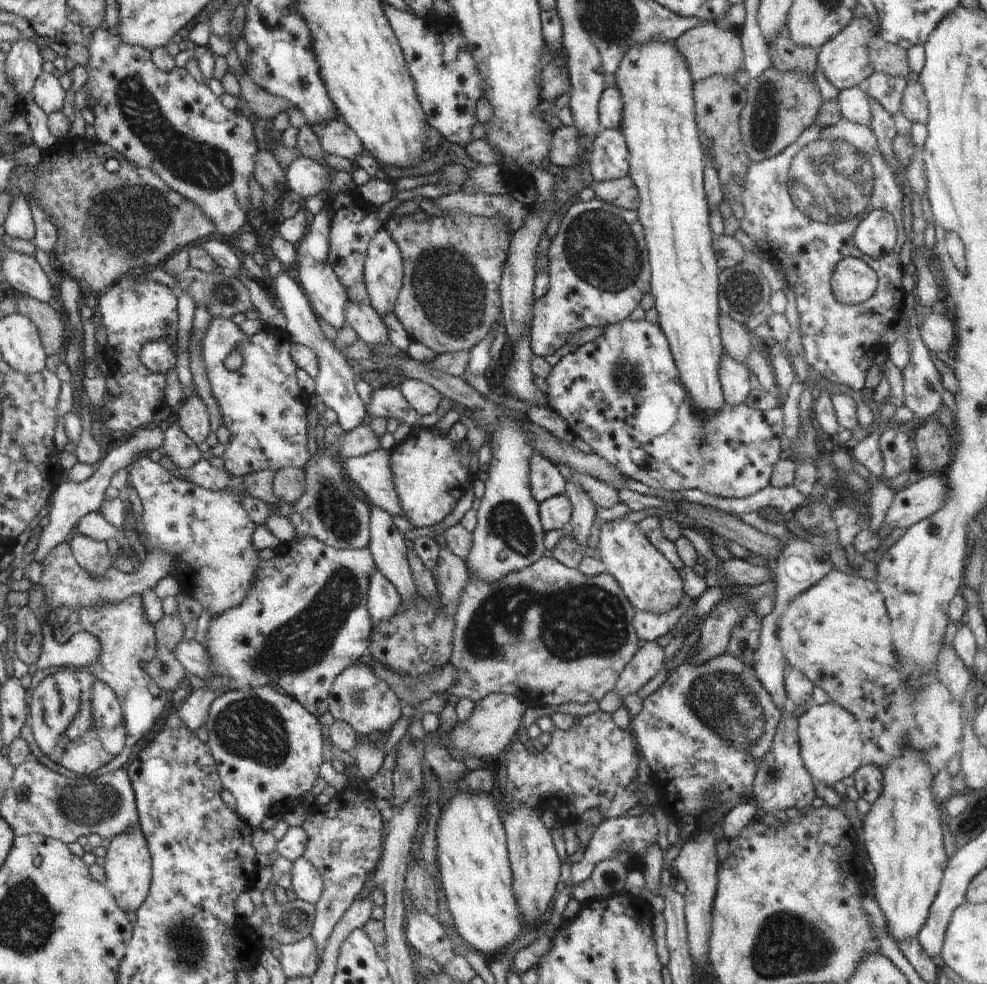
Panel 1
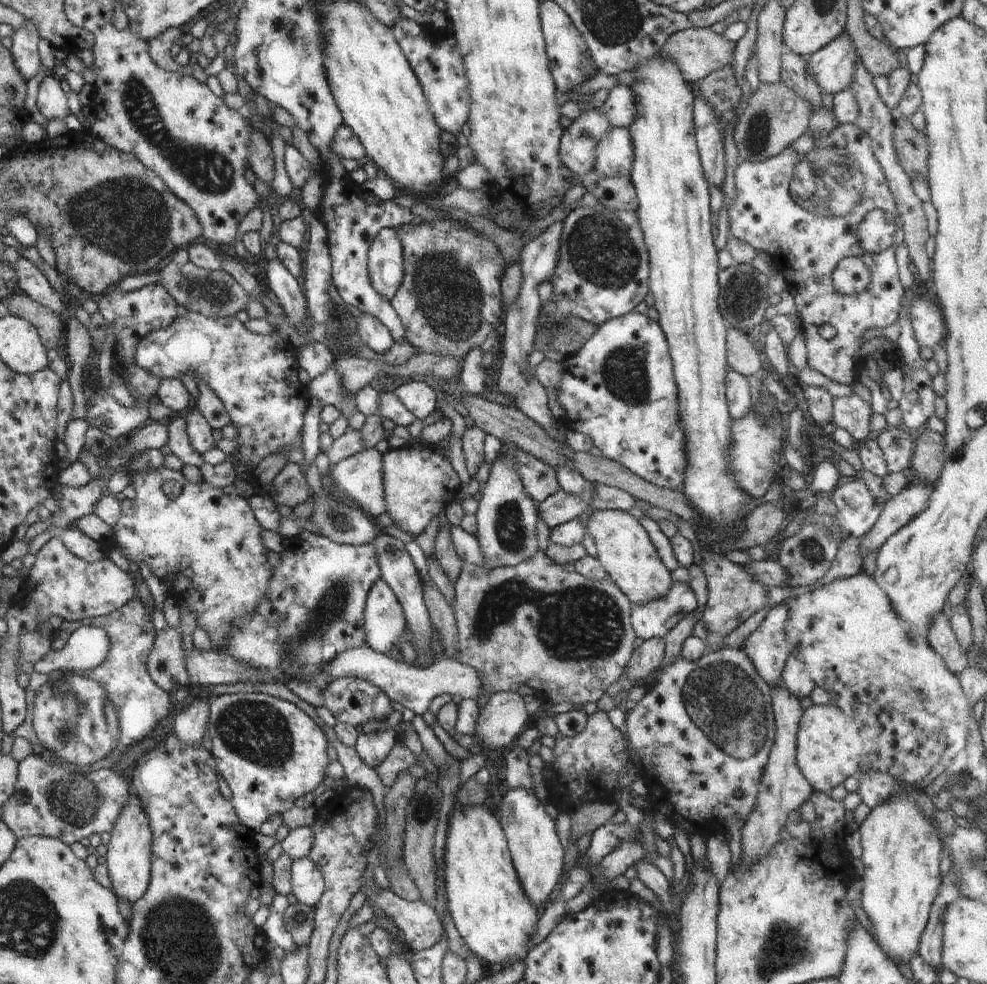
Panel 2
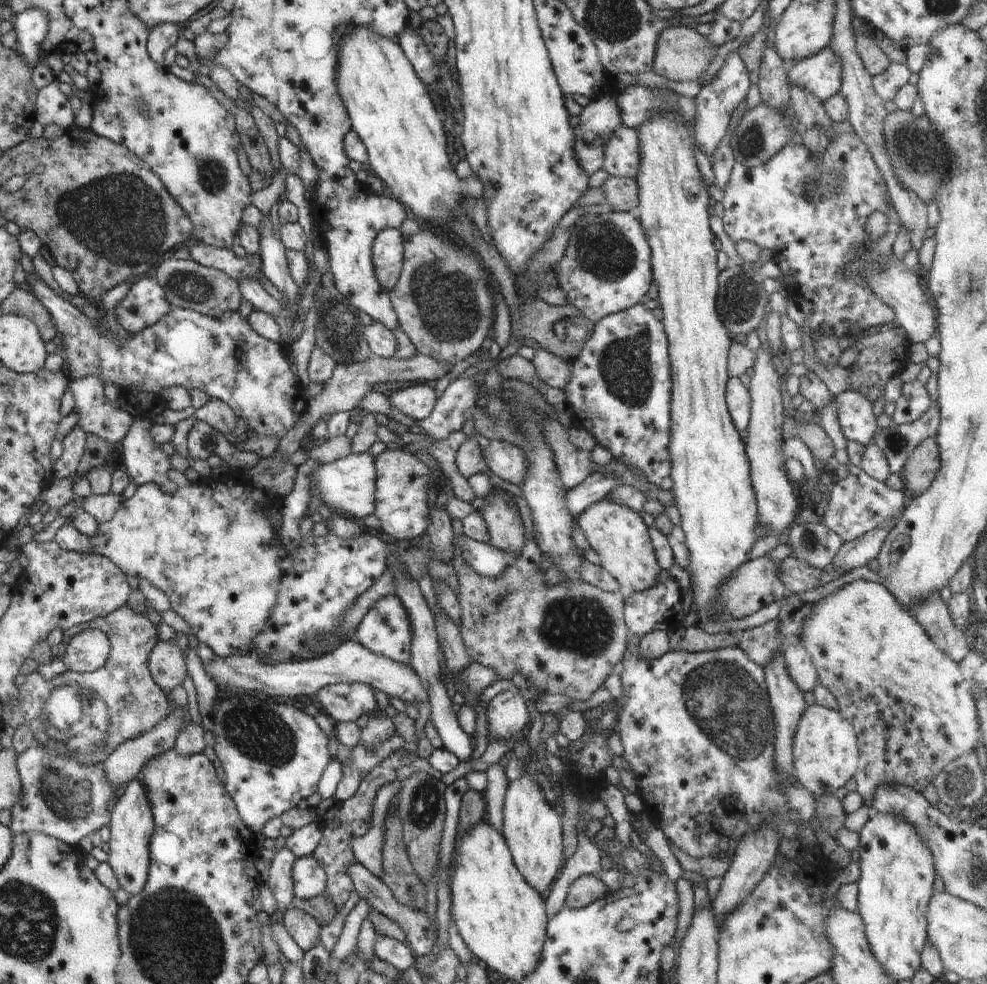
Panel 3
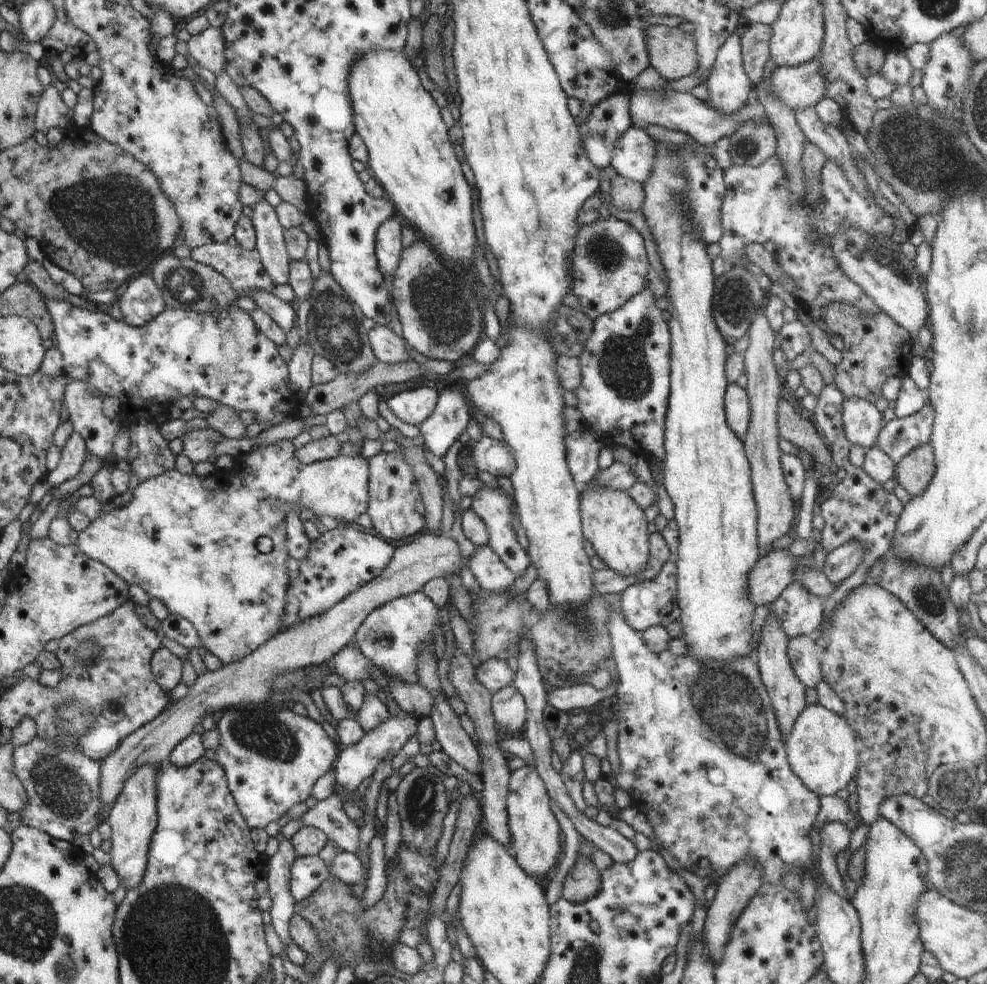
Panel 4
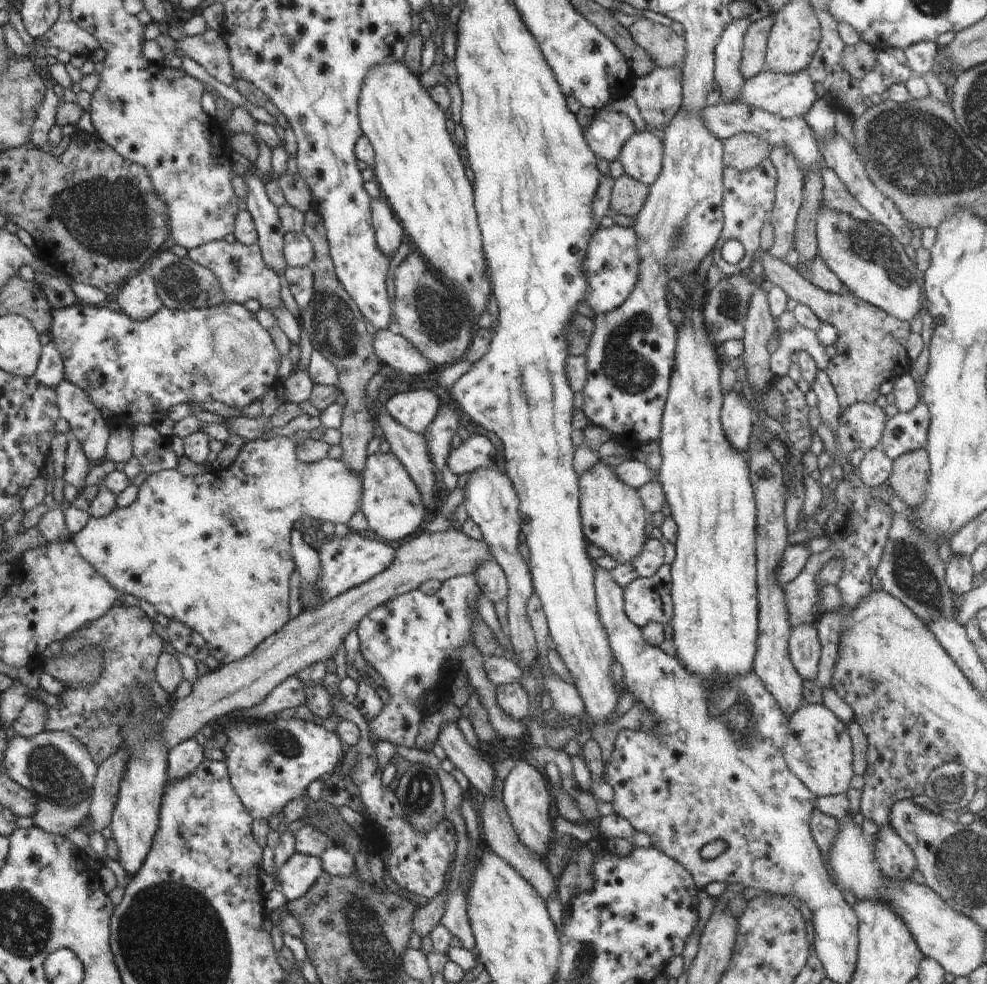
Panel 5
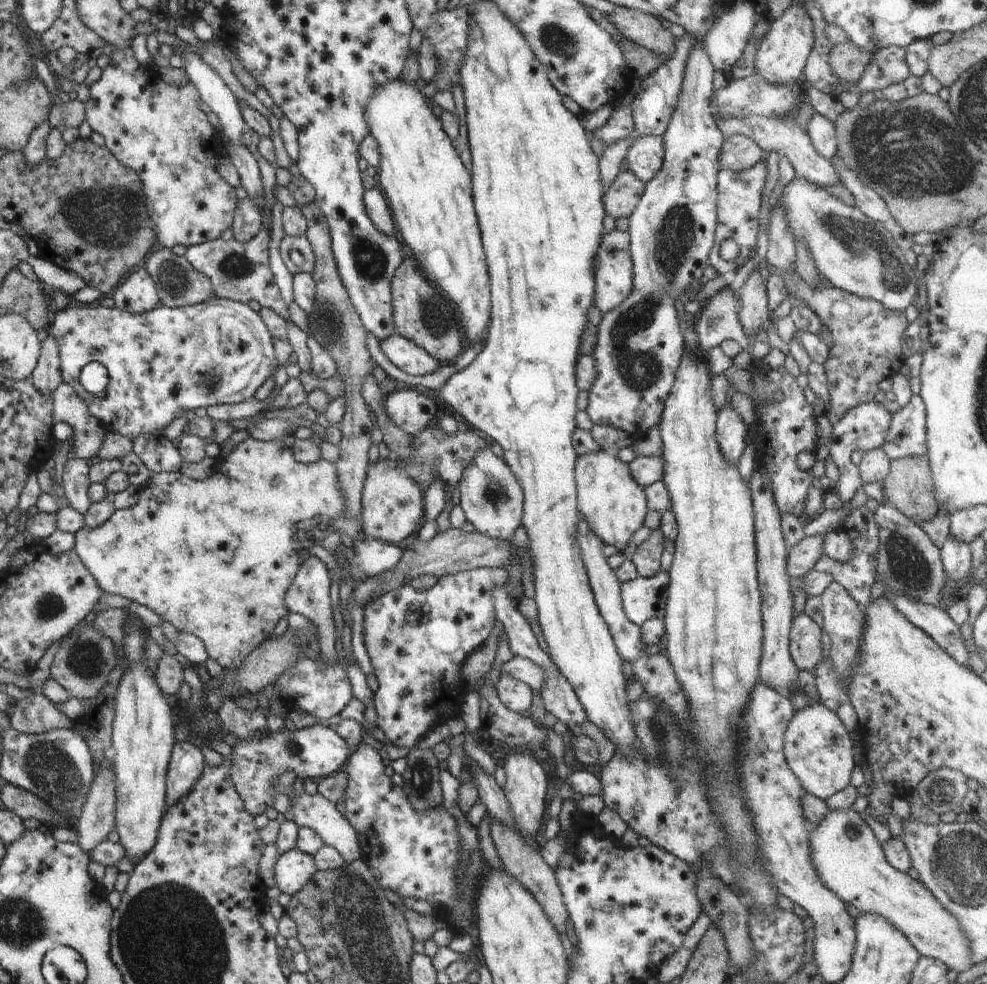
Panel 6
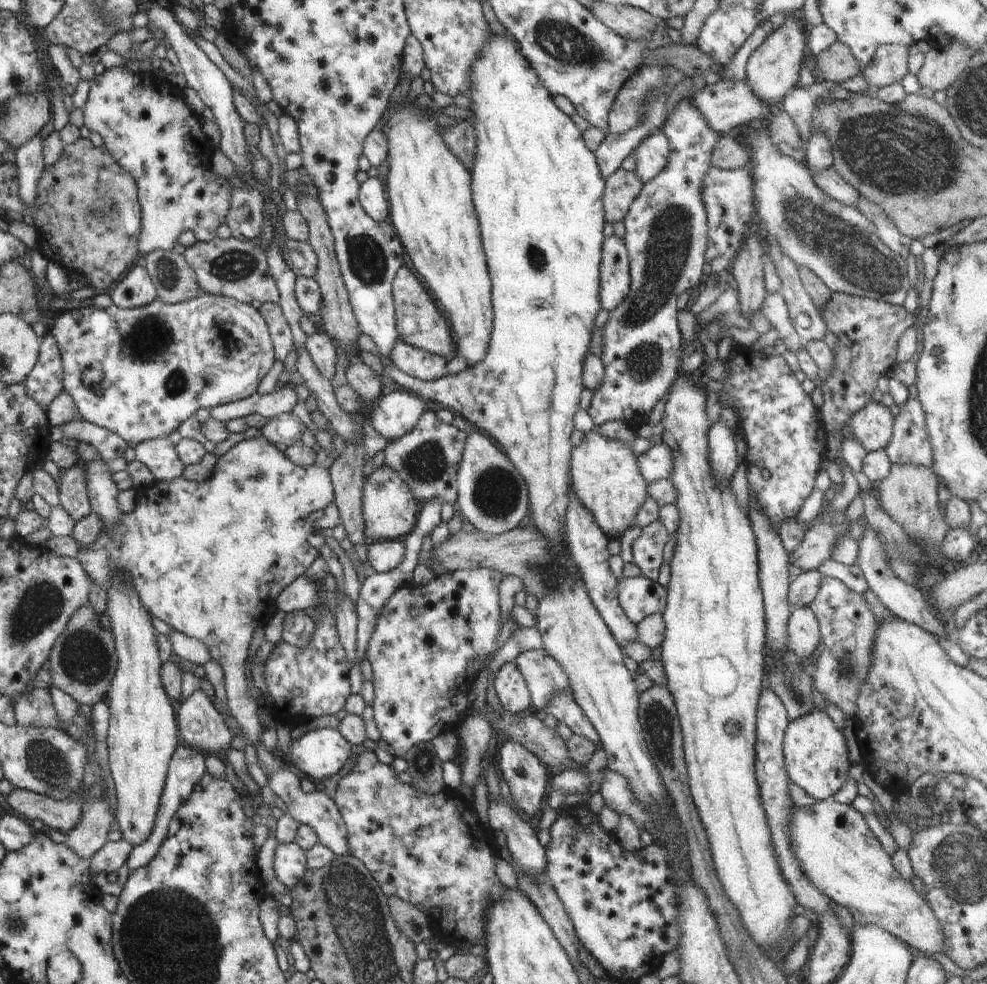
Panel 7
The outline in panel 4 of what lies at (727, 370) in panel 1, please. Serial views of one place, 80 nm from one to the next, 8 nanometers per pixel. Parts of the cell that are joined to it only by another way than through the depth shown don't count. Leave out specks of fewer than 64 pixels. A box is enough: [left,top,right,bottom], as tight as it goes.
[724,383,750,441]

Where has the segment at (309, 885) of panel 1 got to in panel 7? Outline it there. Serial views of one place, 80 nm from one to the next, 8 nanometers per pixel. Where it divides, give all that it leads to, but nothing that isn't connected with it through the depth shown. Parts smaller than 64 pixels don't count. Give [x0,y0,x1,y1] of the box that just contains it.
[273,842,309,890]

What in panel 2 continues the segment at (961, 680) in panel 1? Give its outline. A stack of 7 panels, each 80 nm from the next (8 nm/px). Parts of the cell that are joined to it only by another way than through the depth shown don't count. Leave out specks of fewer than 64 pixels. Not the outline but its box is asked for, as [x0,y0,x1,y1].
[927,613,967,678]

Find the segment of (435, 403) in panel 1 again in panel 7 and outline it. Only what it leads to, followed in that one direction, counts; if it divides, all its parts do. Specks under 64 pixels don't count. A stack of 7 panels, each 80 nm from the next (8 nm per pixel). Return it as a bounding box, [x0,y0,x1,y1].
[366,391,428,442]

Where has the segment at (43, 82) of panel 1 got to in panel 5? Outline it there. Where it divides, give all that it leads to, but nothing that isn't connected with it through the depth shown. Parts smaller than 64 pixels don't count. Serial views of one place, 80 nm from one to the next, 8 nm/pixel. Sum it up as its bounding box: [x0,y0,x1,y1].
[31,84,61,149]

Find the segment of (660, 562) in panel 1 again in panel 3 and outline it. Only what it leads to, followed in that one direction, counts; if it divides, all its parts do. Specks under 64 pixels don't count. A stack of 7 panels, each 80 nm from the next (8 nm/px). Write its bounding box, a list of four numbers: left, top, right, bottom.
[576,498,661,598]

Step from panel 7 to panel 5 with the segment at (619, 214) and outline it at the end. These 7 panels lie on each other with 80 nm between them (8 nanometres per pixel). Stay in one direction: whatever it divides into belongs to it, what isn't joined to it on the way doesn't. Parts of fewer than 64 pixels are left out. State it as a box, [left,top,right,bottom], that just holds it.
[609,174,649,217]

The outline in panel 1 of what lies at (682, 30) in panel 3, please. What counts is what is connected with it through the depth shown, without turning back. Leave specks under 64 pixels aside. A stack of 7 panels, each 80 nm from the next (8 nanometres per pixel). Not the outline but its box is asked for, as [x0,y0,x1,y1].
[675,23,745,81]

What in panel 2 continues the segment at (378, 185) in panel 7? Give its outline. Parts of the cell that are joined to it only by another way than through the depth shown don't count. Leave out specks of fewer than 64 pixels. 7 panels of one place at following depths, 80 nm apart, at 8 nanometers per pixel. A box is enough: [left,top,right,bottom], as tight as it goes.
[367,229,404,303]

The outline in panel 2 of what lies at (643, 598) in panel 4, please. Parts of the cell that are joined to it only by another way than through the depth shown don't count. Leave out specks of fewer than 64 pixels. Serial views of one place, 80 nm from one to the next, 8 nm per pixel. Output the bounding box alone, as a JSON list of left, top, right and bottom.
[631,583,698,639]

